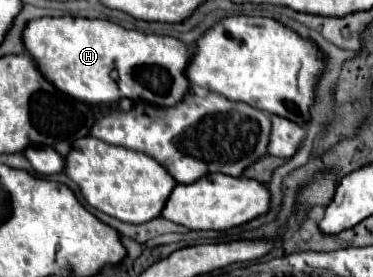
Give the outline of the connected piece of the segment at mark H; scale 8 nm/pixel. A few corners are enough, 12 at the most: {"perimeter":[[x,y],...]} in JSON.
{"perimeter":[[38,18],[24,44],[62,92],[174,106],[190,48],[100,18]]}

